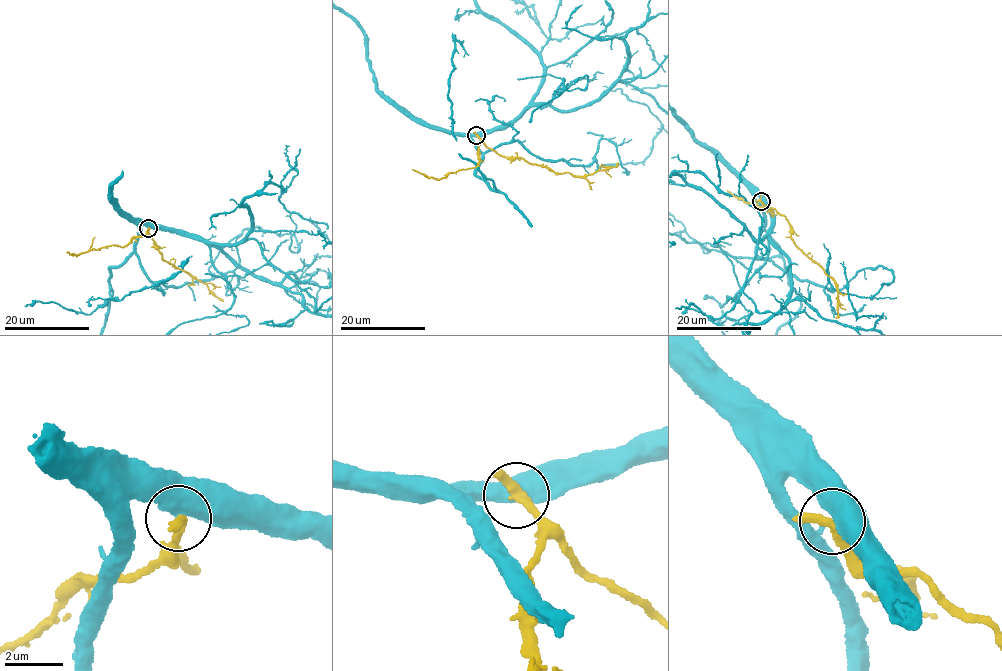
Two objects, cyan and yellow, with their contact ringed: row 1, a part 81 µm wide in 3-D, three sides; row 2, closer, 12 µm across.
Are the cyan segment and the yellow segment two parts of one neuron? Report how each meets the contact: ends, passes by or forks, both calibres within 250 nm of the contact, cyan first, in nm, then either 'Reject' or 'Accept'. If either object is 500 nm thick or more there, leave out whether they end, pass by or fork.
Thickness 650 nm (cyan) against 400 nm. Reject

